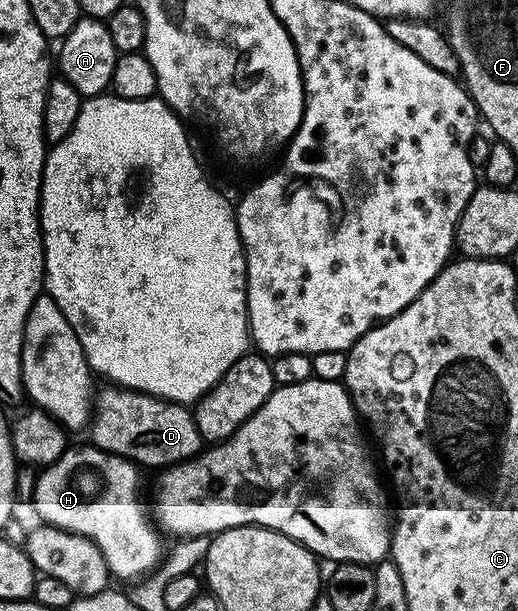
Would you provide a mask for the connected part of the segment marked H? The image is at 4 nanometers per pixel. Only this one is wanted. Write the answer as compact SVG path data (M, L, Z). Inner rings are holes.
M84 443L76 449L75 446L68 447L52 465L46 466L40 473L43 474L36 479L31 489L31 501L35 504L35 513L42 524L76 533L93 542L101 555L105 555L107 570L111 572L112 578L120 577L123 581L135 583L160 567L165 557L164 538L153 524L153 513L148 502L147 505L143 502L143 493L139 490L141 469L134 461Z

